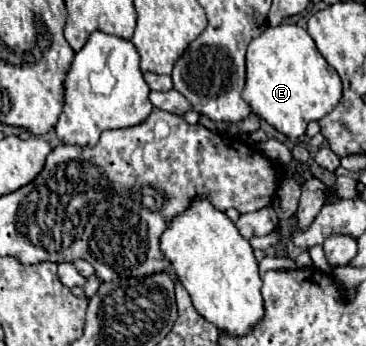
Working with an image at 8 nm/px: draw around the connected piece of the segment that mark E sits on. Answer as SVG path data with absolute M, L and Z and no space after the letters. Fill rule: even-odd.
M280 24L276 28L266 28L258 38L248 44L246 52L246 86L242 90L242 98L250 104L252 112L274 126L278 132L296 140L306 132L308 122L320 120L328 112L336 108L342 96L342 82L336 70L326 62L326 58L318 52L310 34L296 24Z

